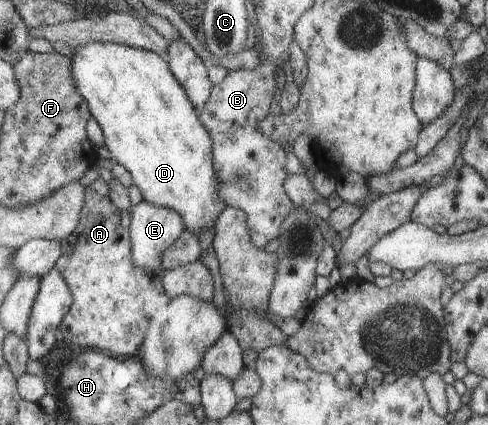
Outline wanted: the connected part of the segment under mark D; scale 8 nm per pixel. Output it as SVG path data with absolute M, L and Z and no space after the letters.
M90 41L80 45L80 47L74 47L73 51L74 54L70 59L72 59L72 79L76 83L76 91L79 91L80 95L88 102L90 109L92 109L92 117L101 125L104 132L105 145L110 151L112 162L123 165L128 169L131 173L133 184L140 189L144 200L152 203L152 205L158 205L158 207L172 209L176 213L180 213L180 217L183 217L186 223L186 230L189 230L190 233L199 236L202 231L212 229L216 225L220 213L227 207L226 201L220 197L220 191L218 191L220 181L216 177L215 166L212 165L212 136L210 131L204 127L203 122L200 121L199 109L191 102L187 90L184 89L183 85L180 85L175 74L170 71L171 67L168 67L168 63L164 59L160 59L160 55L153 51L106 41Z

